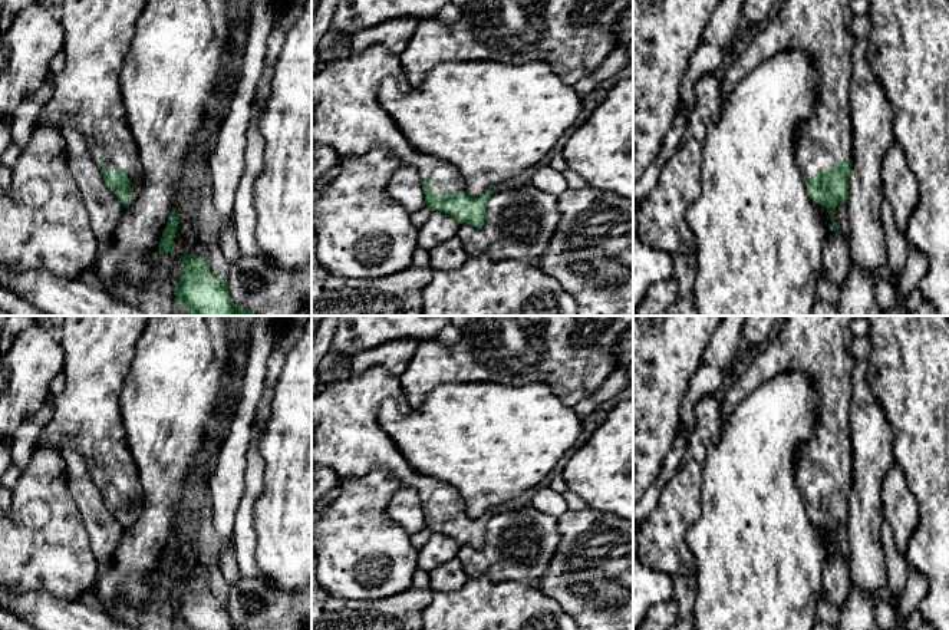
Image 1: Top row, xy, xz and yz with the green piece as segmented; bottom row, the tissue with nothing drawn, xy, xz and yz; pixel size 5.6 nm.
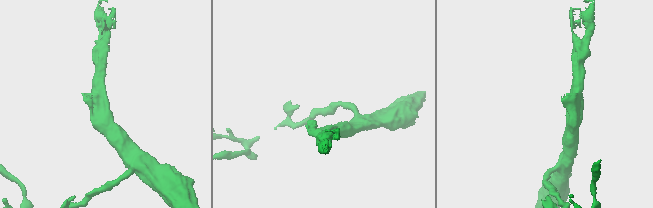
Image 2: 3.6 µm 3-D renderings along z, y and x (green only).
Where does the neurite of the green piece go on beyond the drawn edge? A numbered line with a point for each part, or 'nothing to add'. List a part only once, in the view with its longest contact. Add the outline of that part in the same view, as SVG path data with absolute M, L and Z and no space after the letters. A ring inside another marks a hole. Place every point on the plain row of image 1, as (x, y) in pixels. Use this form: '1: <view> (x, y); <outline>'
1: xy (99, 350); M66 316L59 333L63 347L63 375L66 385L53 398L53 416L40 432L37 445L53 446L60 453L72 445L83 458L95 484L105 484L109 492L125 491L131 501L131 521L136 521L144 508L144 491L139 472L131 455L122 422L121 393L131 370L136 344L152 316Z

